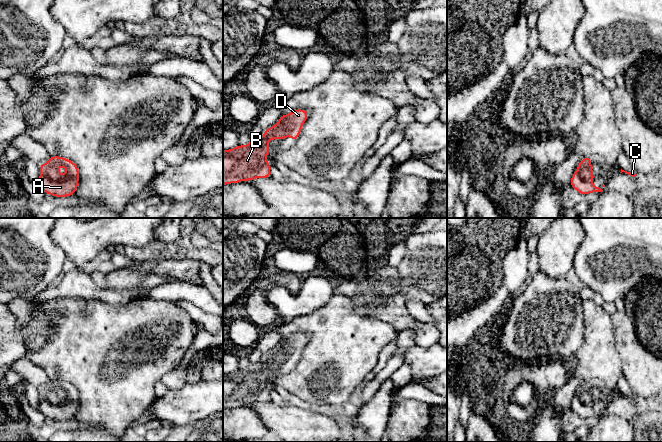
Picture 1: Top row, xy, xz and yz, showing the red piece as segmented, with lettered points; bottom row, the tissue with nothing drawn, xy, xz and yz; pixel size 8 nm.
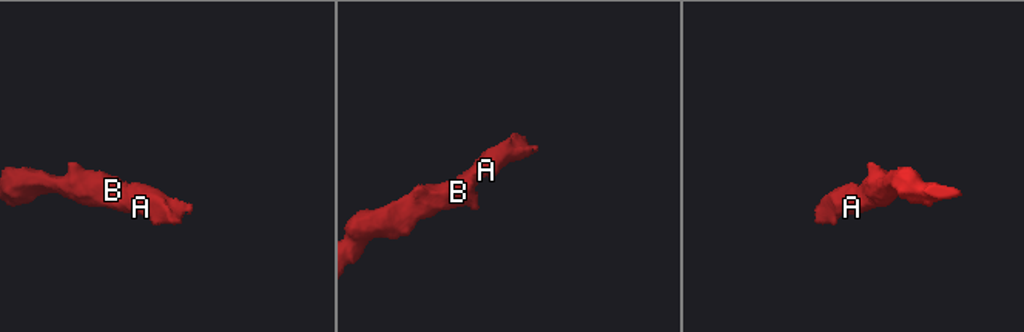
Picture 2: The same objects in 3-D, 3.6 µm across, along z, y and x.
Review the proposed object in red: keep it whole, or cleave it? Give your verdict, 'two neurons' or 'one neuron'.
one neuron

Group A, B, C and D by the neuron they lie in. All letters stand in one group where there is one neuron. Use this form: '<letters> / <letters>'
A B C D

